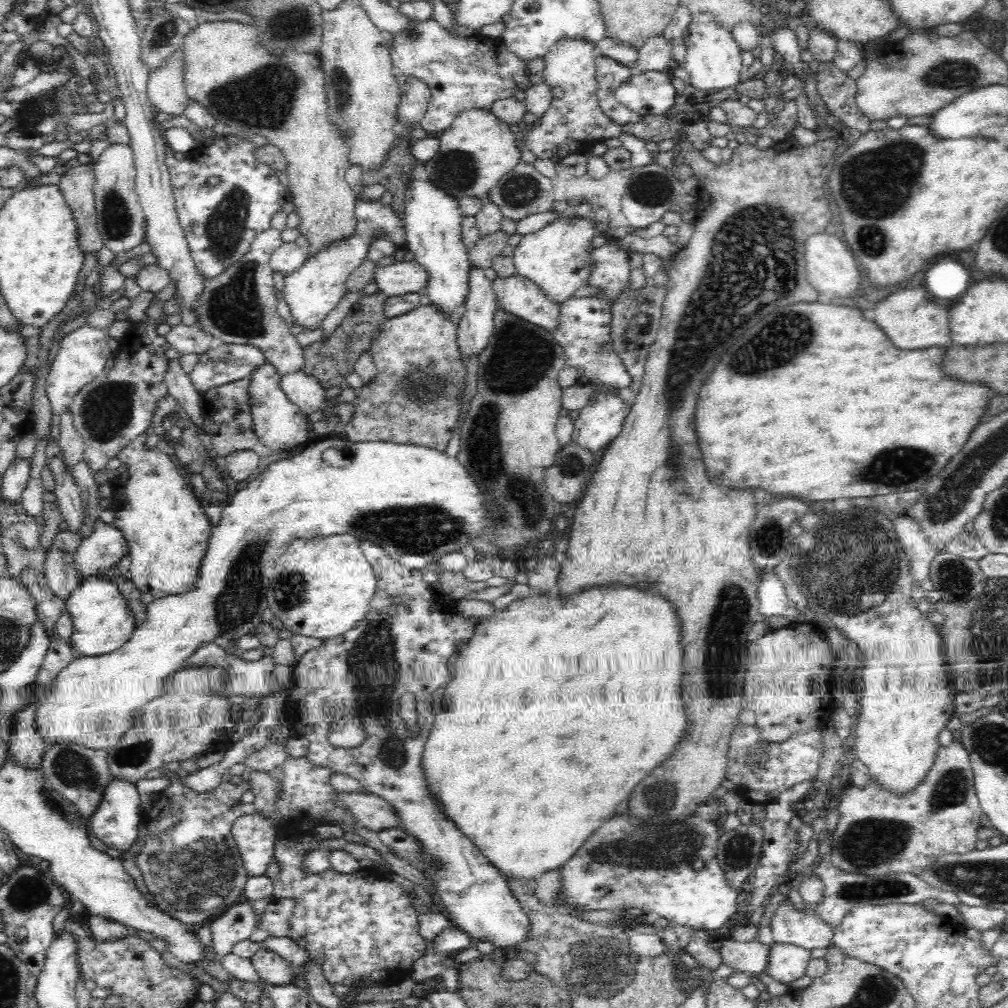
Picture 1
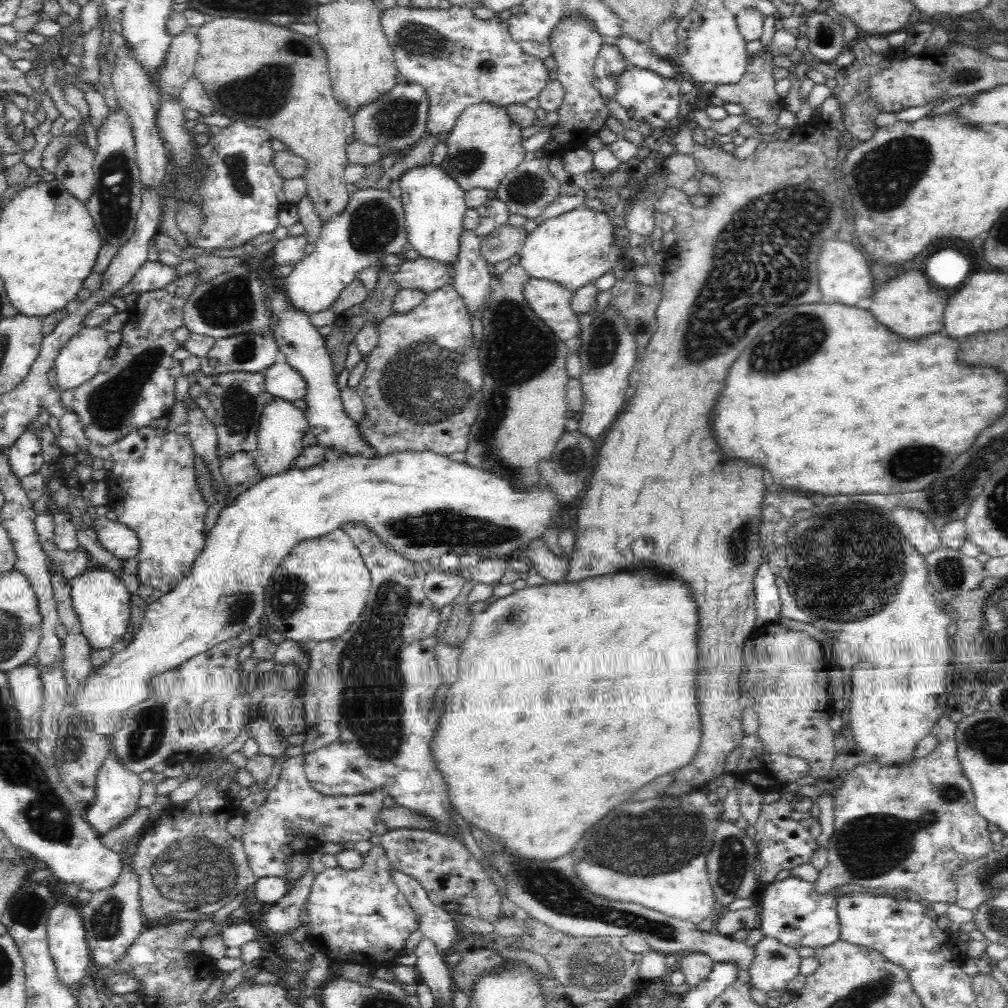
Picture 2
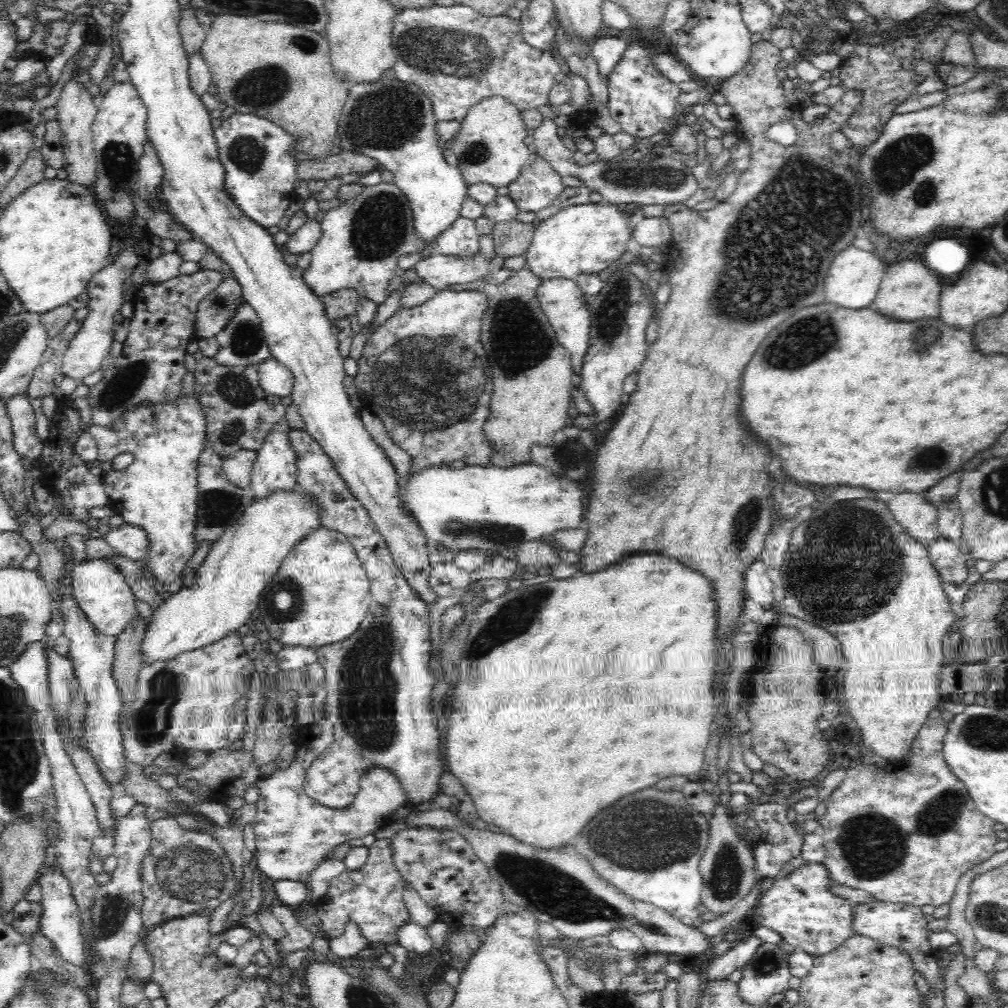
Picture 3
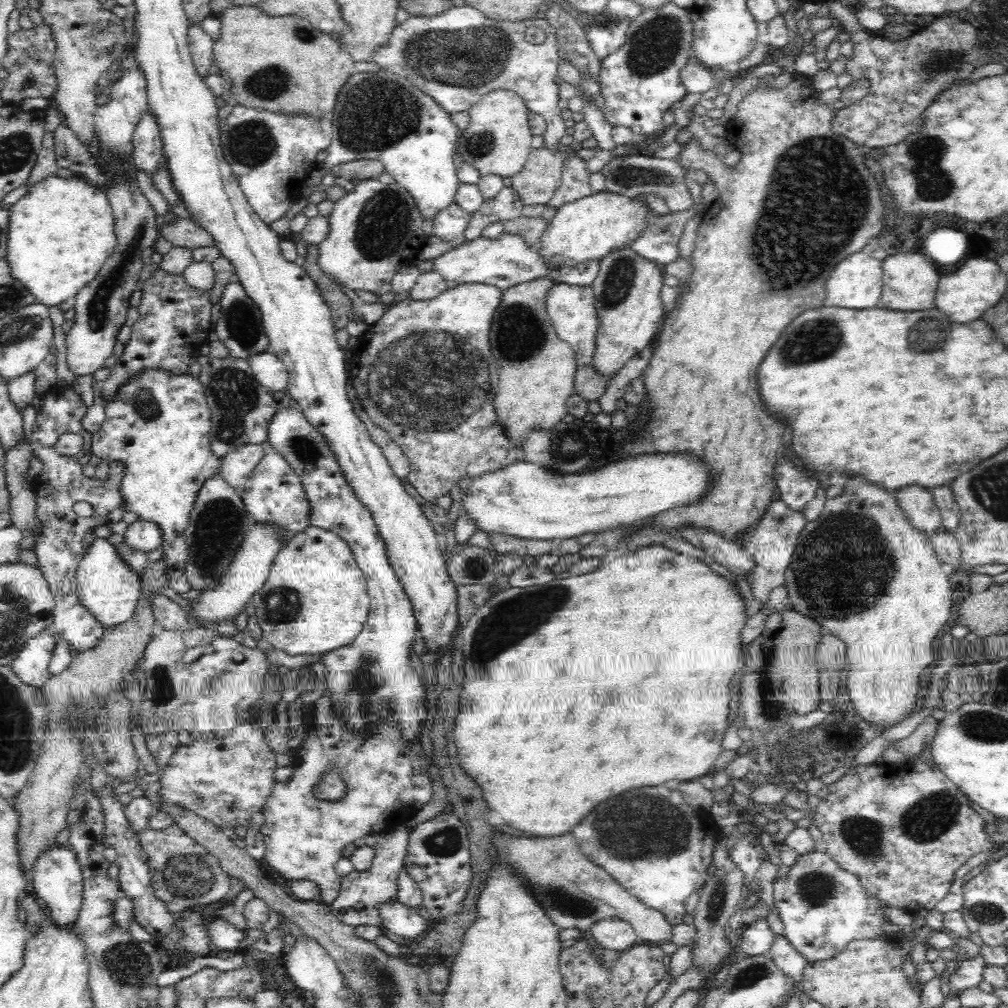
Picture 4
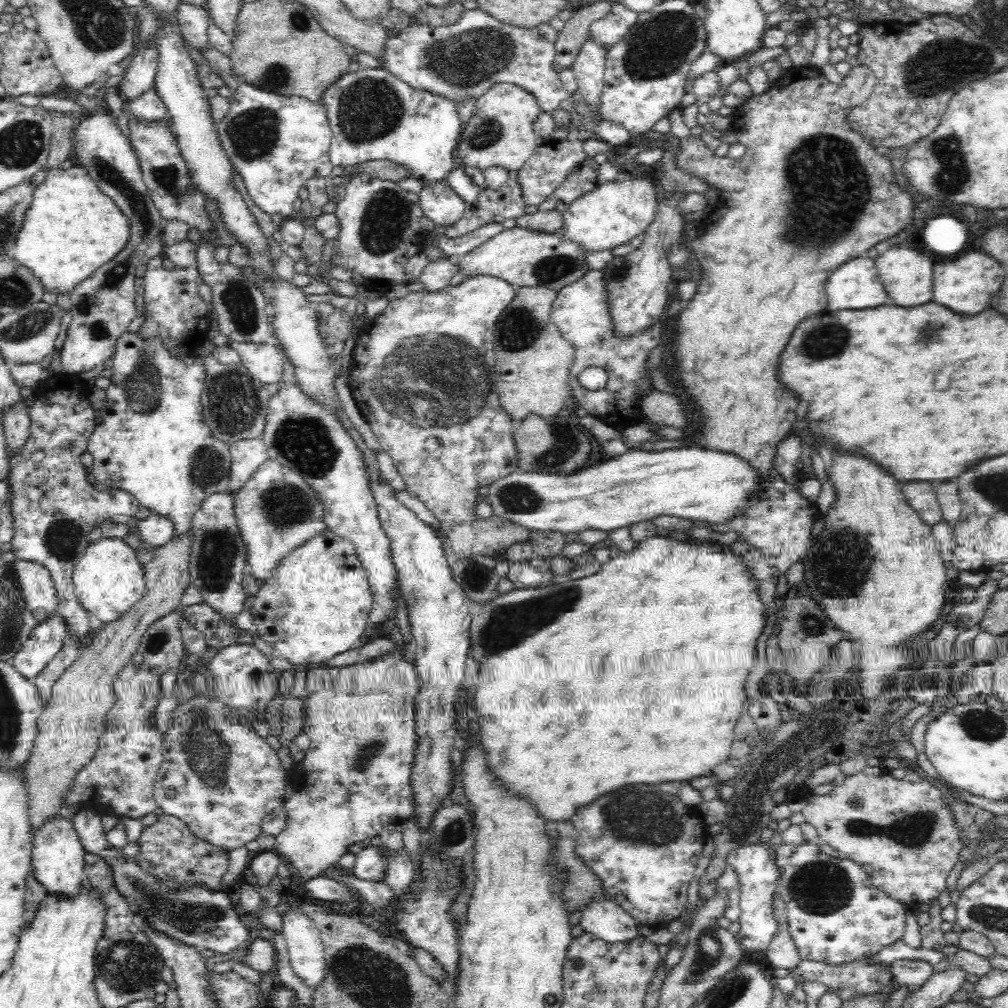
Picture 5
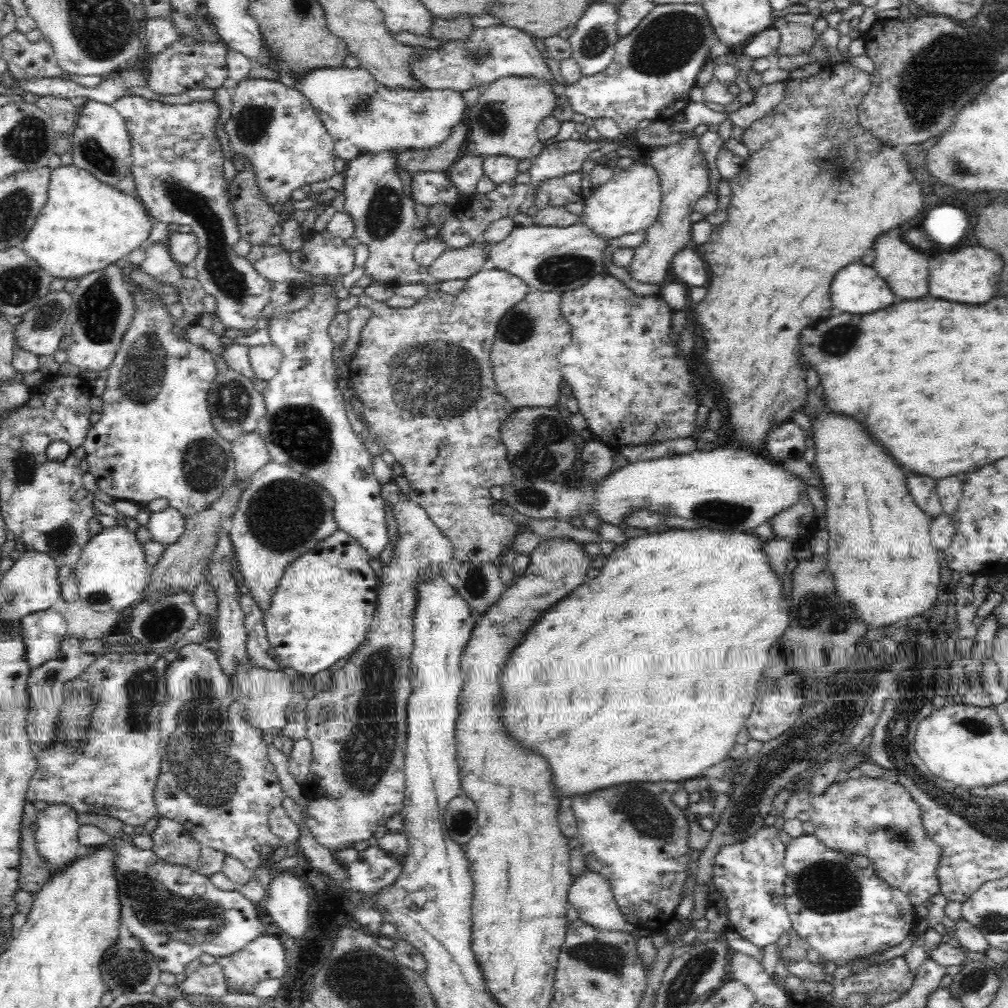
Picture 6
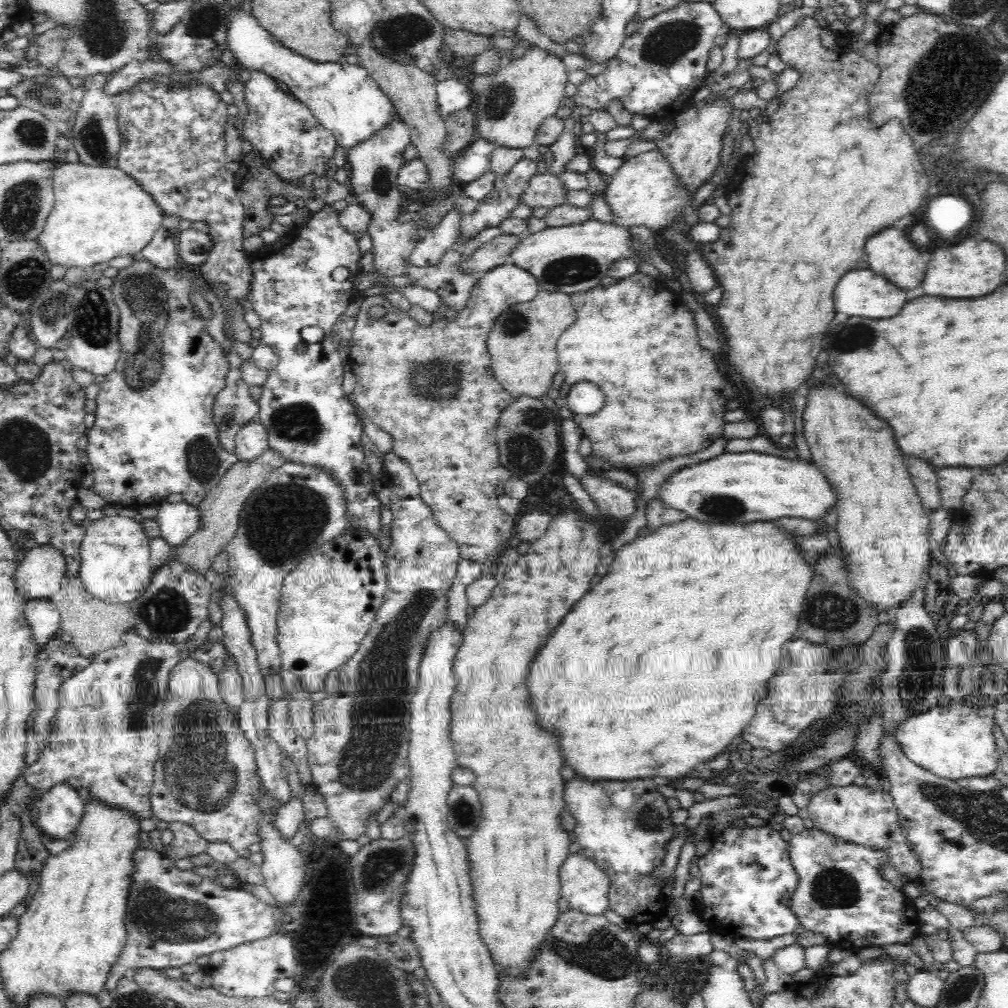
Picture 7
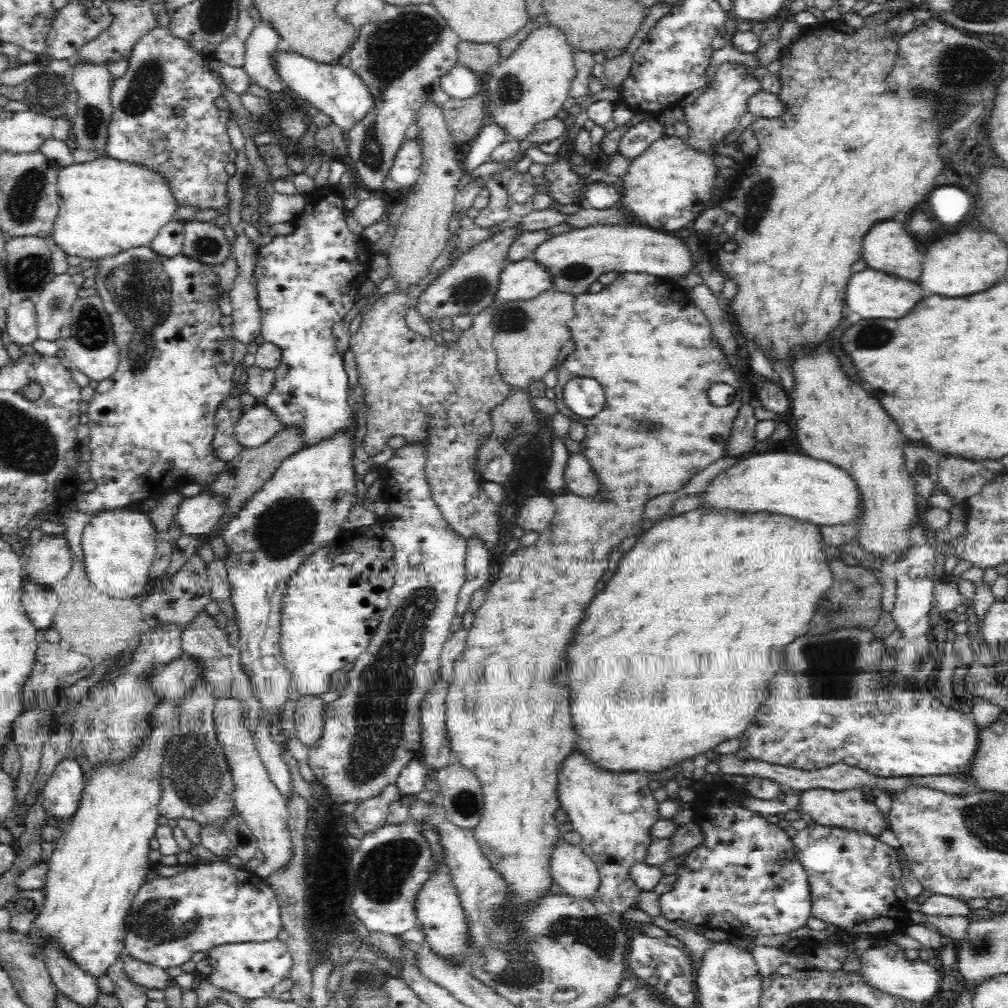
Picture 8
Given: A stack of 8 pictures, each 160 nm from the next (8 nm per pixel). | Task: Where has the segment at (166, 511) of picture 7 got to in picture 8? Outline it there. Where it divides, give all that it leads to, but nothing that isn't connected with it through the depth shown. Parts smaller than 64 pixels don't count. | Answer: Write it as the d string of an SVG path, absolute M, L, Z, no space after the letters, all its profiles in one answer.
M211 492L186 497L180 502L171 524L182 535L207 537L222 514L222 501Z

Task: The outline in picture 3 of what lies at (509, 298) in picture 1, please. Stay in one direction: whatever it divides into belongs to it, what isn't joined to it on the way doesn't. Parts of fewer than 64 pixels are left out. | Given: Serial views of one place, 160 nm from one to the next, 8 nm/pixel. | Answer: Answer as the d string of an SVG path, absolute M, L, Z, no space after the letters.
M570 279L541 280L541 283L536 287L535 295L544 315L554 328L557 342L560 342L560 345L571 355L573 372L578 374L589 348L590 312L585 304L591 299L580 290L576 280Z

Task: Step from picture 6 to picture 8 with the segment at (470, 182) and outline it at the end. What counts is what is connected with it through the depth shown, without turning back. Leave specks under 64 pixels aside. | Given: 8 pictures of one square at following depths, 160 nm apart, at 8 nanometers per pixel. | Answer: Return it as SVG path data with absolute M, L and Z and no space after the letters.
M487 121L480 133L471 141L472 146L463 162L465 171L472 172L478 166L482 166L484 162L488 162L494 149L506 140L508 140L507 134L495 123Z

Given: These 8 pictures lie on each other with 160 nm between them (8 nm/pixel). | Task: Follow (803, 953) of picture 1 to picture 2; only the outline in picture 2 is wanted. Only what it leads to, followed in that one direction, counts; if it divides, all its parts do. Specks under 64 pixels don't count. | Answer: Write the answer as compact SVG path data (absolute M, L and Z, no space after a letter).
M767 937L760 940L755 948L756 958L748 971L750 987L754 986L765 993L780 990L800 974L802 957L798 954L798 949Z

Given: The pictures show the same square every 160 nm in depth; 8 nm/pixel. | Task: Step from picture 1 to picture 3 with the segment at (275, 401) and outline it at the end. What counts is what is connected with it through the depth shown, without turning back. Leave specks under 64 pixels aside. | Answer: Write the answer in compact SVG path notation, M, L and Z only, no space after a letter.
M286 417L274 421L260 449L251 474L254 497L261 497L278 489L291 489L297 483L297 455L290 438L290 424Z

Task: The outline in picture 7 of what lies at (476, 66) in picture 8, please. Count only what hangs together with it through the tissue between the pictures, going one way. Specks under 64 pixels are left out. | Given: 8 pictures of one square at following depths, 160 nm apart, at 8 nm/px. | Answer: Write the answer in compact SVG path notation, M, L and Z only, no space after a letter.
M444 27L443 43L454 57L467 57L483 51L489 45L489 37L464 29Z

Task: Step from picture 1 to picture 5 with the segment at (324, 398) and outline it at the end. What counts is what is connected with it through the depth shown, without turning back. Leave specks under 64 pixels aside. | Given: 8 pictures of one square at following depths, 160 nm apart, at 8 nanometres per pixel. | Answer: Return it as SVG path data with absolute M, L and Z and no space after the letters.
M228 342L234 348L250 374L263 384L276 384L282 380L284 372L284 356L276 348L276 344Z

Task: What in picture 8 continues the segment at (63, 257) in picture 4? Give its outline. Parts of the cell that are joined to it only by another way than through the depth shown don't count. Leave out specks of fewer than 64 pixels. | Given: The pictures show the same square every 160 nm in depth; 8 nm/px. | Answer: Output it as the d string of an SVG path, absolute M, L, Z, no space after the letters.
M110 157L62 167L57 172L57 193L59 211L50 238L65 256L78 256L82 260L98 261L116 256L124 250L148 246L160 229L175 218L178 209L168 185L151 170Z

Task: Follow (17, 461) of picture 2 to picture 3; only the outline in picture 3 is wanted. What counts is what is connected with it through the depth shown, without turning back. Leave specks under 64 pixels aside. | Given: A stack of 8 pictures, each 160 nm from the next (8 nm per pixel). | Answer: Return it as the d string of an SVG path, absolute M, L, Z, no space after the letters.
M12 398L5 403L5 407L11 420L14 451L22 460L38 462L43 454L44 441L40 440L36 432L36 416L29 398Z

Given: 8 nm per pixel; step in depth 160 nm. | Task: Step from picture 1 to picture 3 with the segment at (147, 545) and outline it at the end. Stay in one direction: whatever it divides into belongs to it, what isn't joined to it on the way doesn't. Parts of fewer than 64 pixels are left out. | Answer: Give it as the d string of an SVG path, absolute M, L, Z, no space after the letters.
M84 383L70 395L71 404L80 412L78 428L67 436L66 444L73 446L82 434L90 434L98 447L100 462L110 462L119 454L130 453L134 462L124 470L125 482L116 482L118 472L103 477L108 492L109 507L124 518L124 524L139 526L148 539L148 568L151 575L162 584L176 582L196 546L196 514L198 510L197 485L198 456L206 440L206 421L196 396L183 396L164 405L138 406L124 414L112 429L91 423L92 413L86 396L90 388Z

